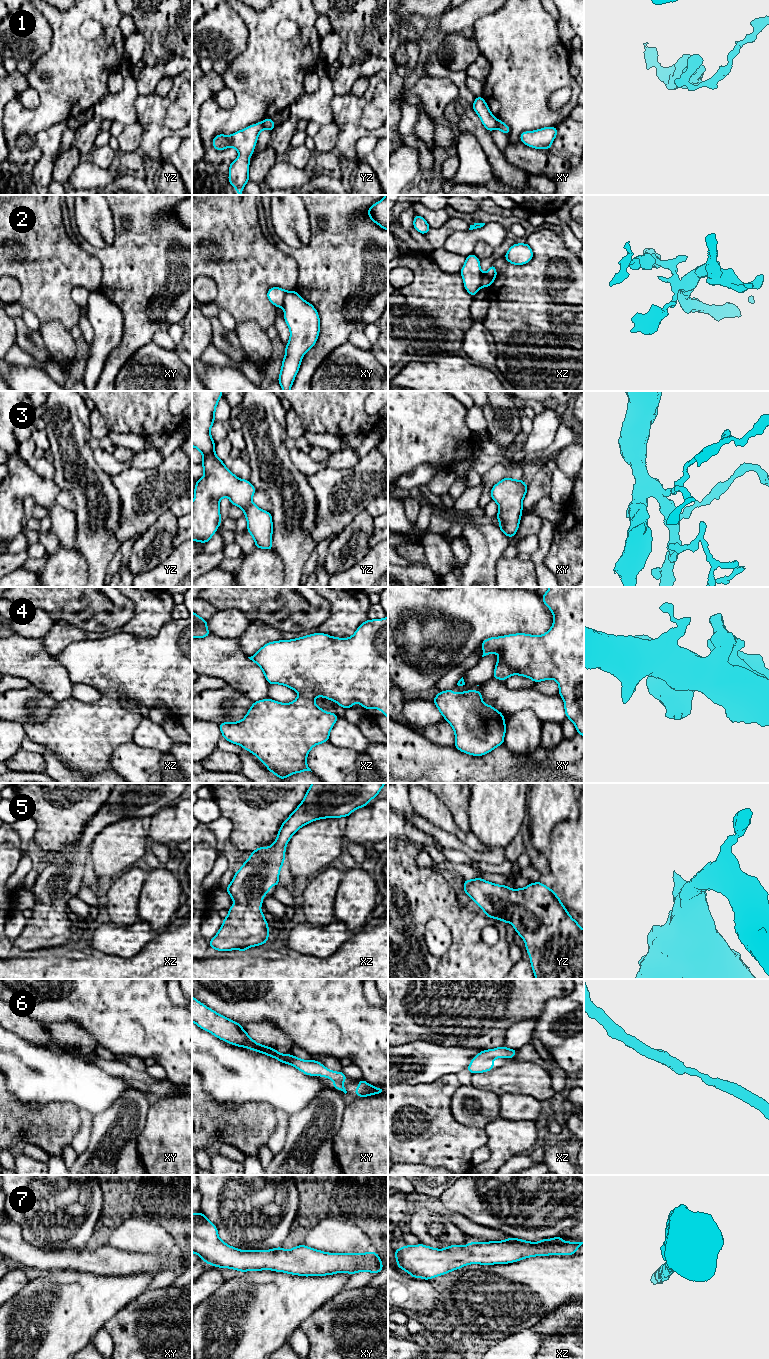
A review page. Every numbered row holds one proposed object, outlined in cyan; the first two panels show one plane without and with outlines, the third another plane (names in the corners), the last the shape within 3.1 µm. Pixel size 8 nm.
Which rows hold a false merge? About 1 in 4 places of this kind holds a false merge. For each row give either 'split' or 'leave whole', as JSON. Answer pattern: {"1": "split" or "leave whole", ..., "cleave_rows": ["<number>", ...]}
{"1": "split", "2": "split", "3": "leave whole", "4": "leave whole", "5": "leave whole", "6": "leave whole", "7": "leave whole", "cleave_rows": ["1", "2"]}

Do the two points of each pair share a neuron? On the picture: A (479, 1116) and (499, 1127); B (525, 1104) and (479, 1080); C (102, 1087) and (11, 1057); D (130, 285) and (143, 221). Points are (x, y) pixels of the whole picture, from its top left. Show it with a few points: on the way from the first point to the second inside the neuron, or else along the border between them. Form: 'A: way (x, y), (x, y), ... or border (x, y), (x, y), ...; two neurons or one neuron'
A: border (499, 1117), (489, 1122), (483, 1128); two neurons
B: border (529, 1095), (504, 1093), (499, 1096); two neurons
C: way (79, 1083), (59, 1076), (36, 1075), (34, 1073); one neuron
D: way (143, 269), (143, 237); one neuron

